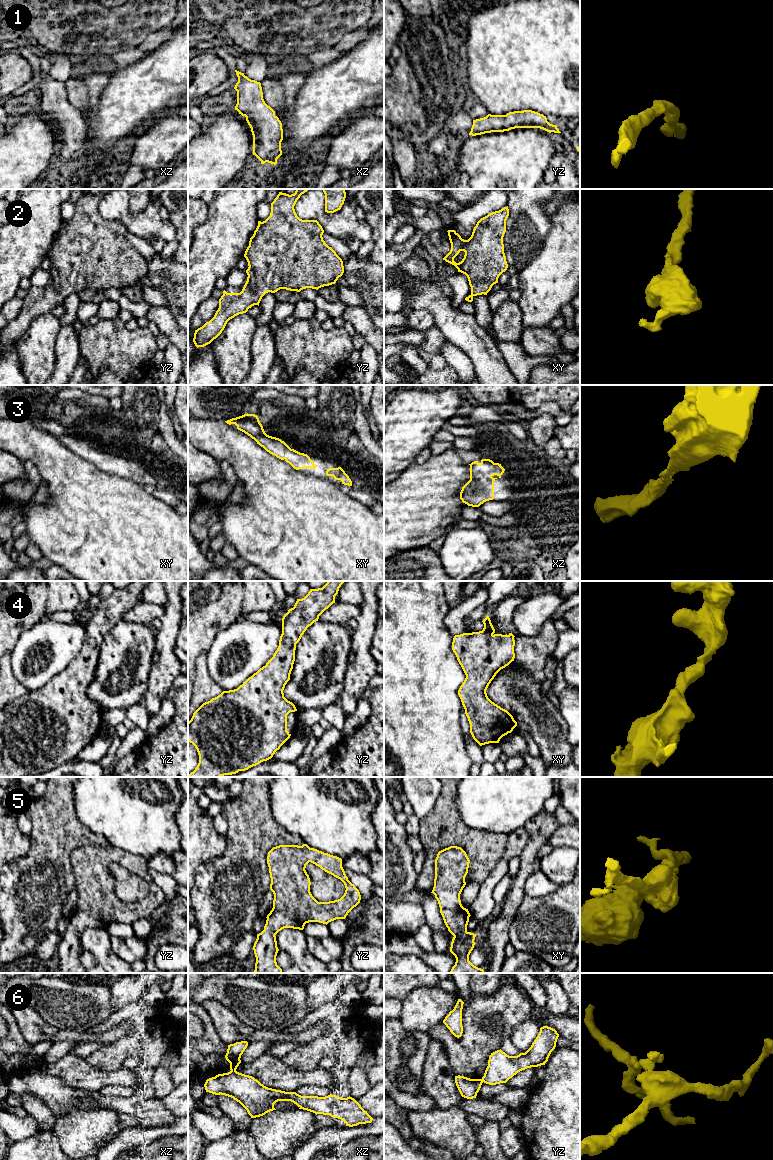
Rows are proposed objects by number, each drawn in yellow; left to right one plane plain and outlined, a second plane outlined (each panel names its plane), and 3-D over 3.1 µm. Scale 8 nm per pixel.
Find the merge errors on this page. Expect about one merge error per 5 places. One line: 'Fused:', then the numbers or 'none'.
Fused: 6

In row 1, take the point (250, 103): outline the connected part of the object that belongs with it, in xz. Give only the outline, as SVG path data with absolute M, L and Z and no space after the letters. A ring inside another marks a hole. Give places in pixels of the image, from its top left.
M237 70L235 72L238 77L234 87L237 91L235 110L246 117L251 128L253 155L261 164L268 162L276 165L277 159L282 155L282 123L275 111L265 103L261 83L249 79Z

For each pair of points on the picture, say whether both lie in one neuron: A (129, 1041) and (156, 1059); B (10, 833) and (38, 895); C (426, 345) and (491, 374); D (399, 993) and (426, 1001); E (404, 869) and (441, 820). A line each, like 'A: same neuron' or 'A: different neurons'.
A: same neuron
B: different neurons
C: different neurons
D: different neurons
E: different neurons

